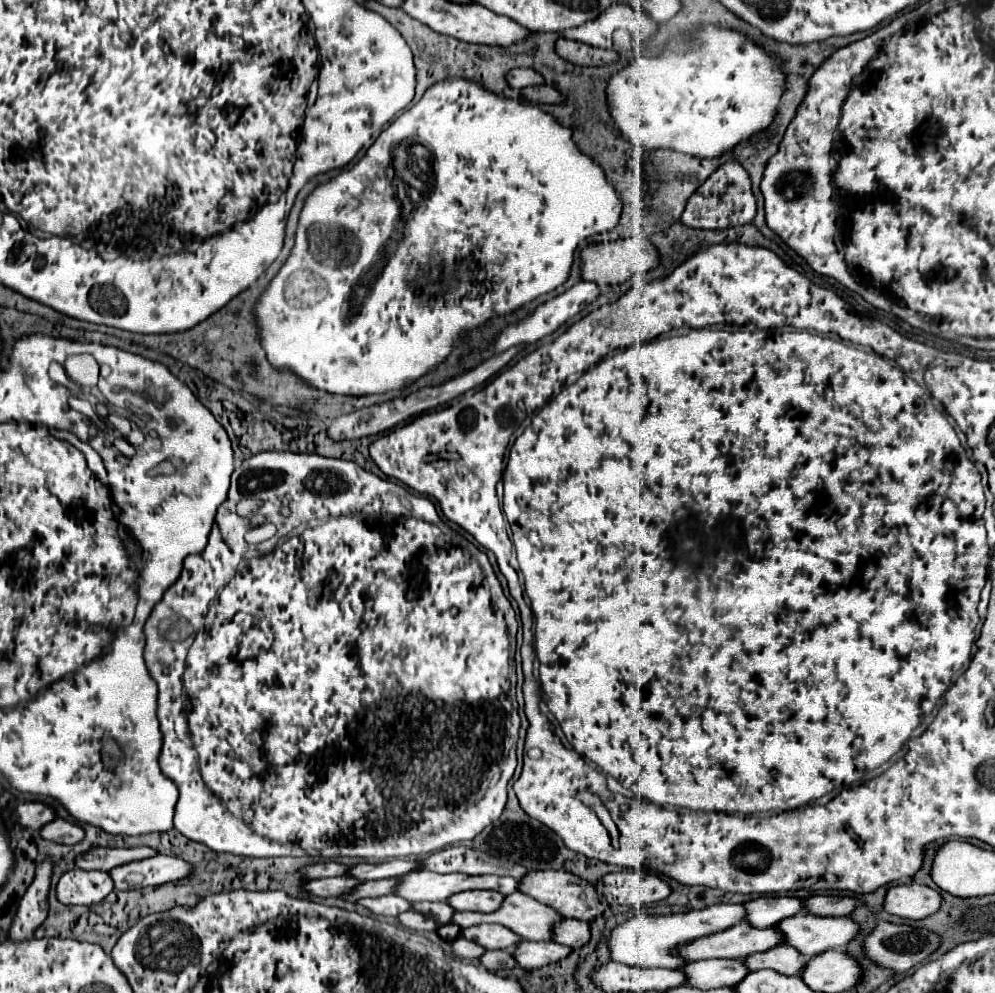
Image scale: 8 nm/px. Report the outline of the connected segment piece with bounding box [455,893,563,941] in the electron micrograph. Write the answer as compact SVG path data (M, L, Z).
M525 893L509 895L503 901L503 907L499 911L493 911L493 913L473 913L473 911L455 913L455 923L459 927L463 927L463 929L473 927L473 925L481 925L481 923L499 923L503 927L509 927L511 931L515 931L517 935L521 935L527 941L551 941L555 923L559 923L559 921L563 921L563 917L553 907L543 905L543 903L539 903L537 899L533 899L533 897L525 895Z

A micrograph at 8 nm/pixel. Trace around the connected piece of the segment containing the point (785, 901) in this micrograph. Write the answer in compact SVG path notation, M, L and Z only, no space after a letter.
M759 897L745 905L751 911L747 921L755 927L775 927L787 917L807 913L805 901L797 897Z

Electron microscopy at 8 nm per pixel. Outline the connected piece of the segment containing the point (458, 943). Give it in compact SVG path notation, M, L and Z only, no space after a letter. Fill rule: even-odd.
M457 937L451 945L453 945L453 953L461 959L479 959L485 953L485 949L479 943L467 941L463 937Z

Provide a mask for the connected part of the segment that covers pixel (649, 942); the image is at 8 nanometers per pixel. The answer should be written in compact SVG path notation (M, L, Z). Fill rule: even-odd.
M727 903L711 905L701 911L689 911L681 915L663 915L663 917L647 915L646 910L642 908L635 913L633 919L619 925L611 933L611 955L613 955L613 961L625 963L625 965L677 969L687 965L687 961L681 955L677 955L677 947L687 945L695 939L725 931L727 927L741 923L745 917L747 917L747 909L743 905L727 905Z

